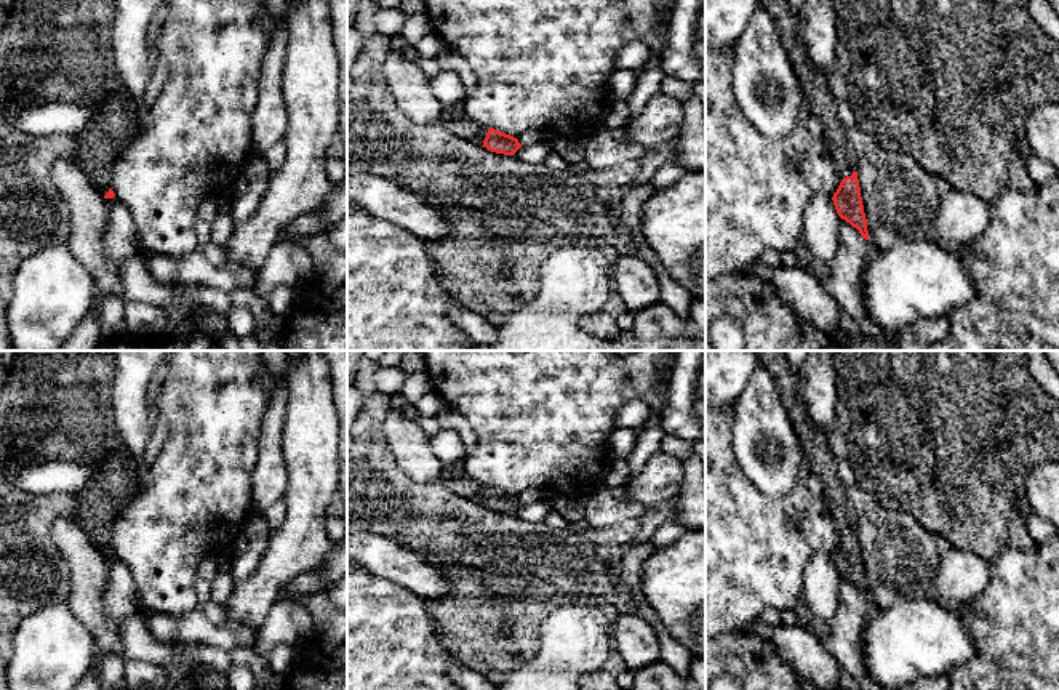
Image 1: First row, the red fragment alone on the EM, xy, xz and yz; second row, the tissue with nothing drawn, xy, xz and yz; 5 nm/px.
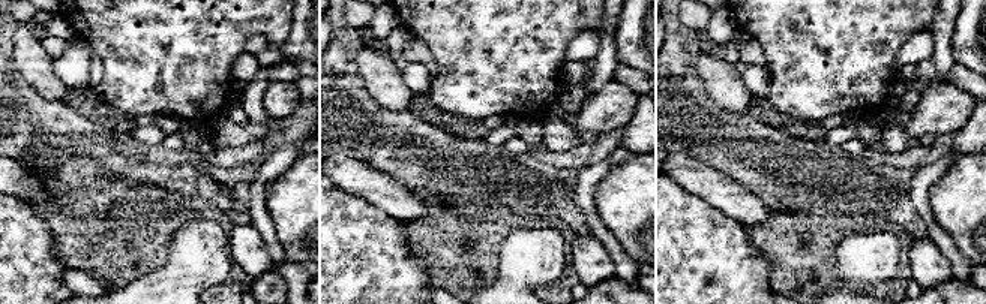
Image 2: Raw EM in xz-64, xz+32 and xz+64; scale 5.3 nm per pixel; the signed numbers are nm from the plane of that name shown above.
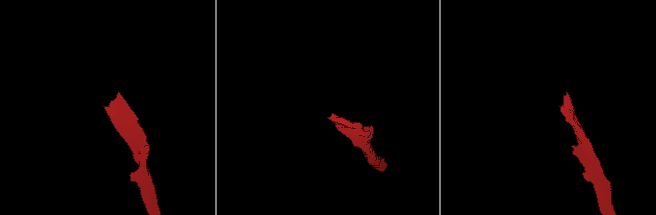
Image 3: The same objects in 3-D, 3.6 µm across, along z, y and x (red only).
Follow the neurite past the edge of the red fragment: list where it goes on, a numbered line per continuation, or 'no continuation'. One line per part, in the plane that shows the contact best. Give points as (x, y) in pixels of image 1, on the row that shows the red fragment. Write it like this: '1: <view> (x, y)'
1: yz (823, 104)

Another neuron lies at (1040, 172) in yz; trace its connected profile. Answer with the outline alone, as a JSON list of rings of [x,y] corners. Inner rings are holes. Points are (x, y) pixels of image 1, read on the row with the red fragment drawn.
[[[1029,152],[1029,155],[1025,157],[1025,168],[1035,186],[1051,183],[1057,173],[1051,163],[1038,158],[1032,152]]]

